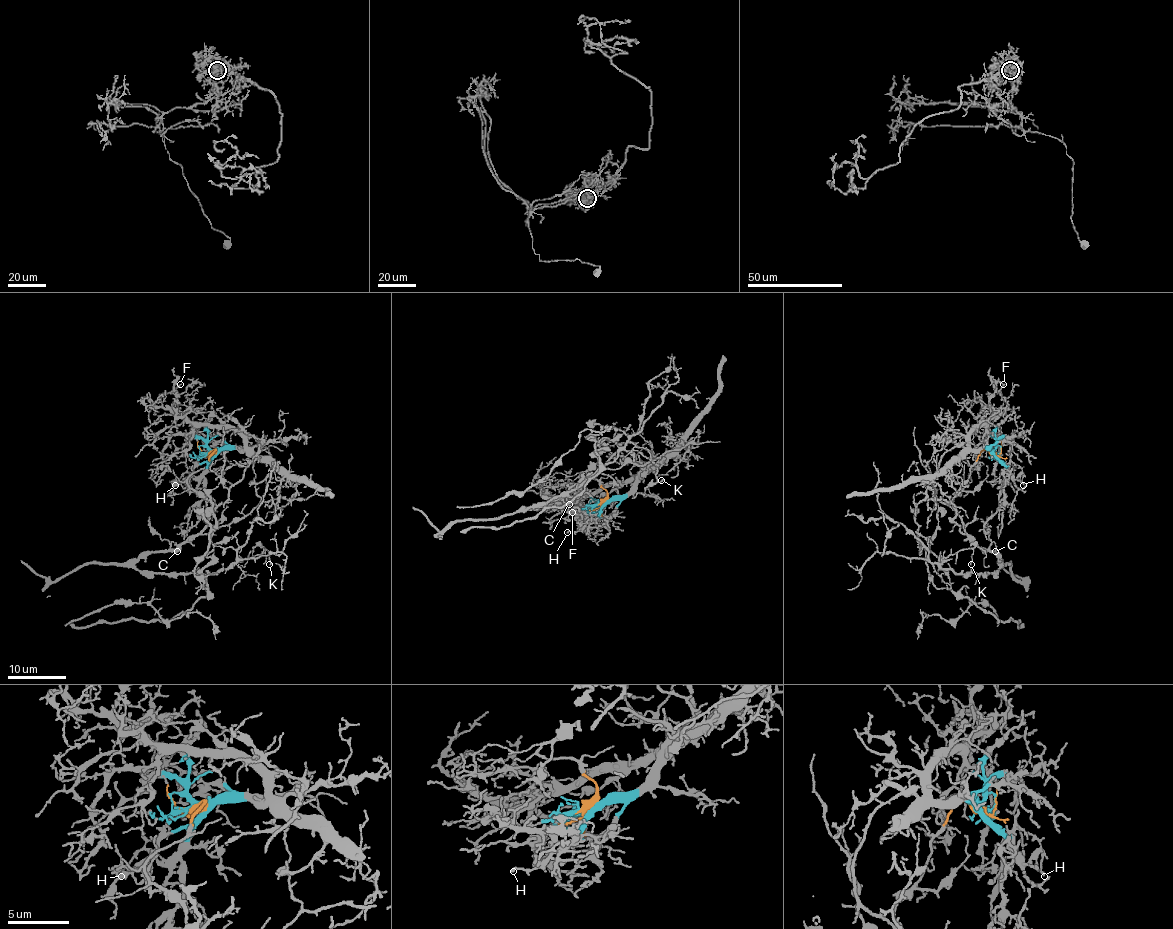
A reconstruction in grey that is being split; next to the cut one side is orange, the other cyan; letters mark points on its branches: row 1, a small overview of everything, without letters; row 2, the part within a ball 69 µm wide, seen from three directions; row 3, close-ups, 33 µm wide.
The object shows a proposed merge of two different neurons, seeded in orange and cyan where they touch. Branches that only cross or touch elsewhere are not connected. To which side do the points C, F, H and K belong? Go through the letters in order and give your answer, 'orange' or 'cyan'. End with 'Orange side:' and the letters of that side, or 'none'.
C: orange
F: cyan
H: cyan
K: orange
Orange side: C, K

